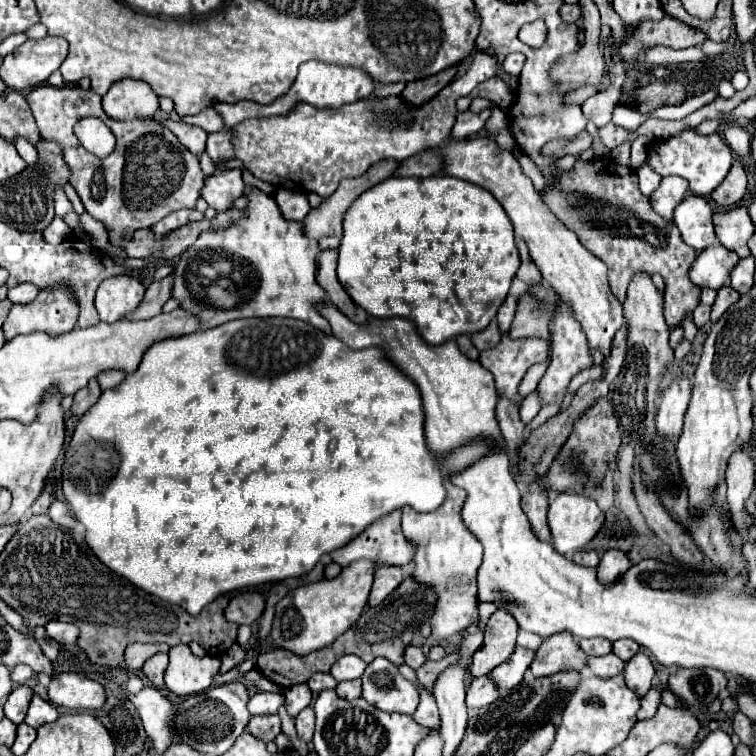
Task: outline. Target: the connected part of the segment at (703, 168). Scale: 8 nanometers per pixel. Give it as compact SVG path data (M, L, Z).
M687 130L679 136L669 138L667 142L657 140L651 146L651 152L647 156L647 164L659 172L661 176L681 176L689 182L689 188L693 194L699 196L709 196L727 176L731 164L733 164L733 152L725 144L725 140L715 132L711 136L701 136L695 134L693 130Z

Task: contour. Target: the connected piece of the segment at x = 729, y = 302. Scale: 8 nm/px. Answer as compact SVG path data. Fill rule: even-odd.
M729 284L723 286L719 292L717 292L717 300L713 304L713 312L711 312L711 322L717 322L725 310L729 310L737 300L741 298L739 292L735 292Z

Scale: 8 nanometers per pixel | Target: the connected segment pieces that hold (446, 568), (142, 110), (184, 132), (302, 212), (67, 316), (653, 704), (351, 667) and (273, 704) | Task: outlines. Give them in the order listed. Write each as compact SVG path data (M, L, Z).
M445 482L447 498L445 502L433 510L433 512L415 512L413 508L403 508L403 534L407 540L417 544L417 552L413 556L413 576L419 582L435 584L435 590L439 592L437 610L431 616L431 638L443 640L449 638L461 630L465 630L471 624L479 622L479 610L477 610L477 568L481 564L481 542L465 528L459 512L463 508L465 492L461 488L455 488L451 482Z
M119 80L103 96L103 110L113 120L153 118L159 110L159 96L143 80Z
M163 120L161 122L165 128L169 128L177 140L195 156L201 156L205 152L205 140L207 140L207 132L199 126L191 126L185 122L175 122L175 120Z
M277 190L275 194L275 202L279 204L279 210L283 214L285 220L297 220L301 222L303 216L307 216L307 212L311 210L307 196L301 192L291 192L291 190Z
M41 290L31 304L15 304L3 324L5 340L11 340L19 334L45 332L49 336L59 336L71 332L77 324L79 306L71 292Z
M651 688L651 692L645 696L645 698L641 698L641 708L639 708L639 712L637 712L637 720L645 720L645 718L651 718L655 712L657 712L657 708L659 708L659 690L657 688Z
M343 656L339 658L333 668L331 668L331 676L337 680L337 682L343 682L343 680L357 680L363 676L367 664L359 658L359 656Z
M257 692L247 706L251 714L275 714L283 702L285 698L281 692Z

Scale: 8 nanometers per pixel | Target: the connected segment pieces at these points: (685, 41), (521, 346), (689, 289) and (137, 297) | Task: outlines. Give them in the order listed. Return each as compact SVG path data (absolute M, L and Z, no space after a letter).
M665 16L659 22L641 24L633 32L629 32L619 46L619 58L623 62L635 62L639 52L645 52L653 46L667 46L679 50L689 46L701 46L705 38L707 36L703 36L703 32L695 32L685 24L679 24L679 20Z
M509 294L503 302L503 306L499 308L497 312L497 322L499 322L499 330L501 330L501 340L495 348L491 350L483 350L479 354L479 362L481 366L485 366L493 376L495 376L495 384L497 384L497 390L499 390L499 396L511 400L513 404L521 404L523 398L519 396L519 382L521 378L525 376L525 372L537 364L537 362L543 362L549 358L549 342L547 340L539 340L539 338L509 338L509 328L511 328L511 322L513 322L513 316L515 316L515 310L517 310L517 300L519 296L513 296Z
M599 160L577 162L573 170L561 172L551 182L543 194L543 202L577 234L579 242L593 256L607 264L609 286L617 300L625 300L627 284L637 270L653 270L665 278L665 320L669 328L679 326L701 302L701 288L689 280L689 268L697 256L695 250L681 240L673 222L663 220L651 210L649 198L639 192L637 176L631 168L619 166L619 176L615 176Z
M113 276L99 284L95 308L101 322L119 322L125 314L133 312L143 300L143 284L133 276Z

